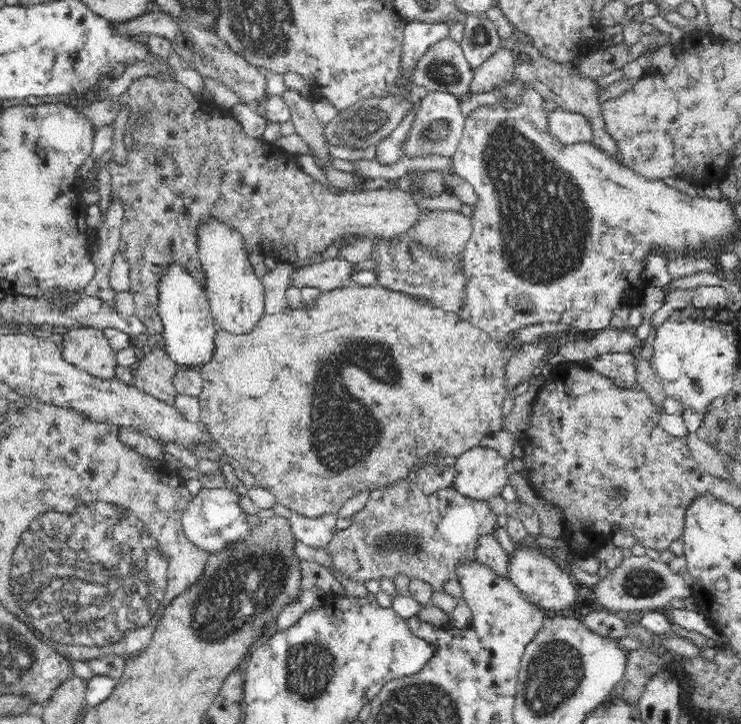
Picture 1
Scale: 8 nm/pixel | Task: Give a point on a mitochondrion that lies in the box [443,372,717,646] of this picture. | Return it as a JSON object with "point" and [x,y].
{"point":[643,582]}

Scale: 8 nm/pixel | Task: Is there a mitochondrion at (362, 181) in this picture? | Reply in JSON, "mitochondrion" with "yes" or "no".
{"mitochondrion":"no"}

